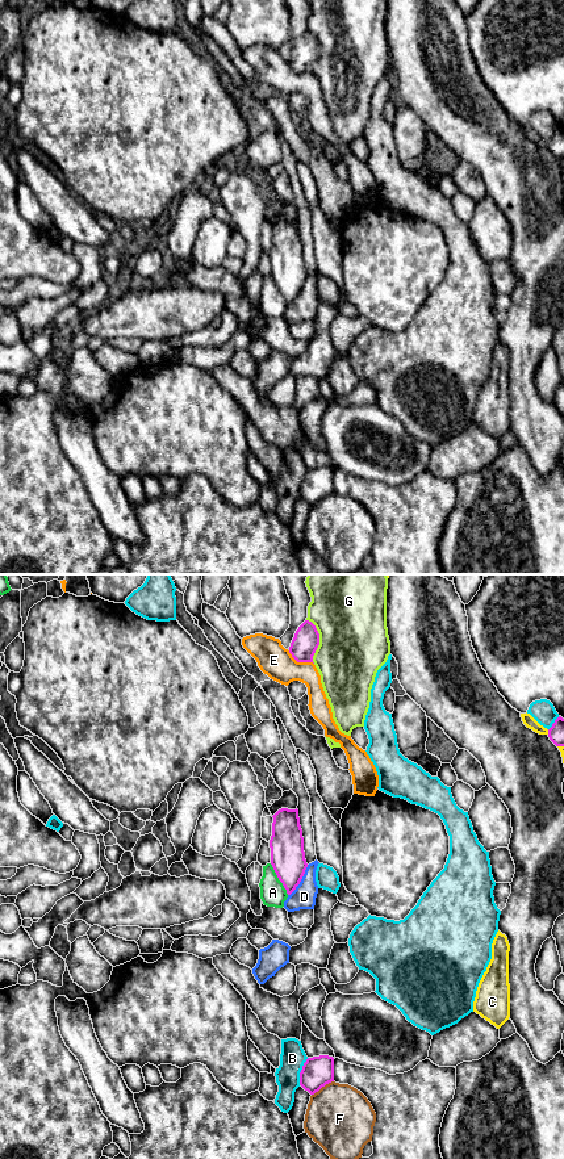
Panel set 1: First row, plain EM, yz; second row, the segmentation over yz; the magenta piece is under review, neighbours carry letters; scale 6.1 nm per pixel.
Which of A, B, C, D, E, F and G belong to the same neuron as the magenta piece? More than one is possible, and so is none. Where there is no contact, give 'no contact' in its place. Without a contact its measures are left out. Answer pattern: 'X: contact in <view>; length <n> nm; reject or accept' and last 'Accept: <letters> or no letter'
A: contact in yz; length 220 nm; reject
B: contact in yz; length 180 nm; reject
C: contact in yz; length 30 nm; reject
D: contact in yz; length 220 nm; reject
E: contact in yz; length 180 nm; reject
F: contact in yz; length 160 nm; reject
G: contact in yz; length 280 nm; reject
Accept: no letter

